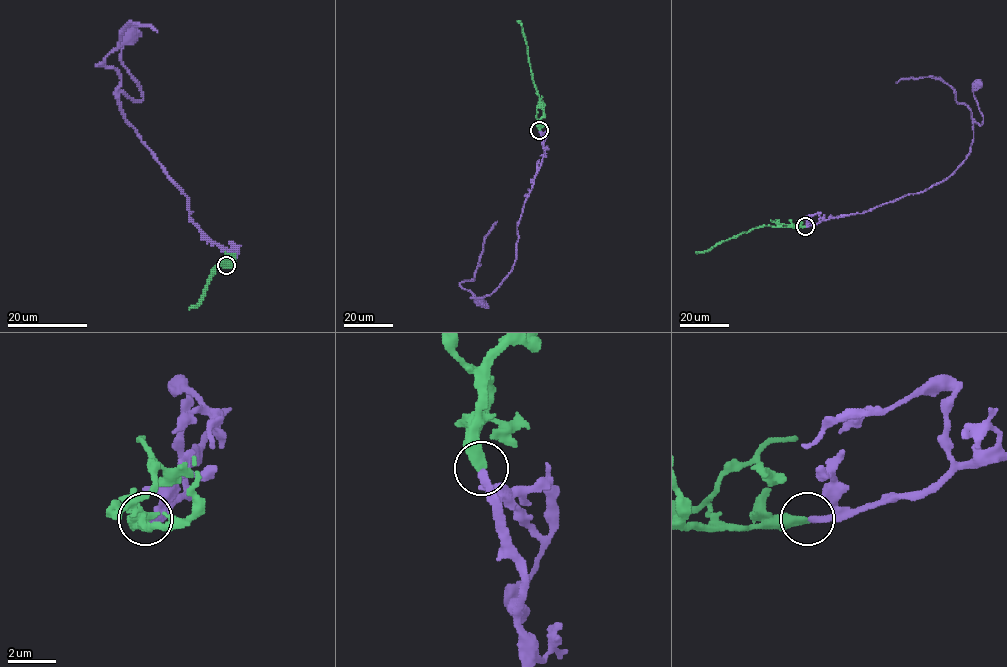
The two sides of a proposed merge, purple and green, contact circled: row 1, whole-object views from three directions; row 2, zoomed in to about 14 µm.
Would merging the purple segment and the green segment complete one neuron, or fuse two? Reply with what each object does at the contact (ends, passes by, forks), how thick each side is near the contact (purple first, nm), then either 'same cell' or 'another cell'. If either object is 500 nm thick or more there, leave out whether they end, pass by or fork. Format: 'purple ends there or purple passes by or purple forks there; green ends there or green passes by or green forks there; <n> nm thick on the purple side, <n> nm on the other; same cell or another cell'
purple ends there; green ends there; 280 nm thick on the purple side, 420 nm on the other; same cell

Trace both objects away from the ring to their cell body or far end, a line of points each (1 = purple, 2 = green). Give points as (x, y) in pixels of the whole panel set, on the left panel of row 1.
1: (225, 265), (232, 253), (189, 219), (188, 199), (123, 114), (120, 93), (143, 95), (122, 61), (126, 35)
2: (225, 265), (232, 266), (217, 266), (199, 302), (188, 309)

